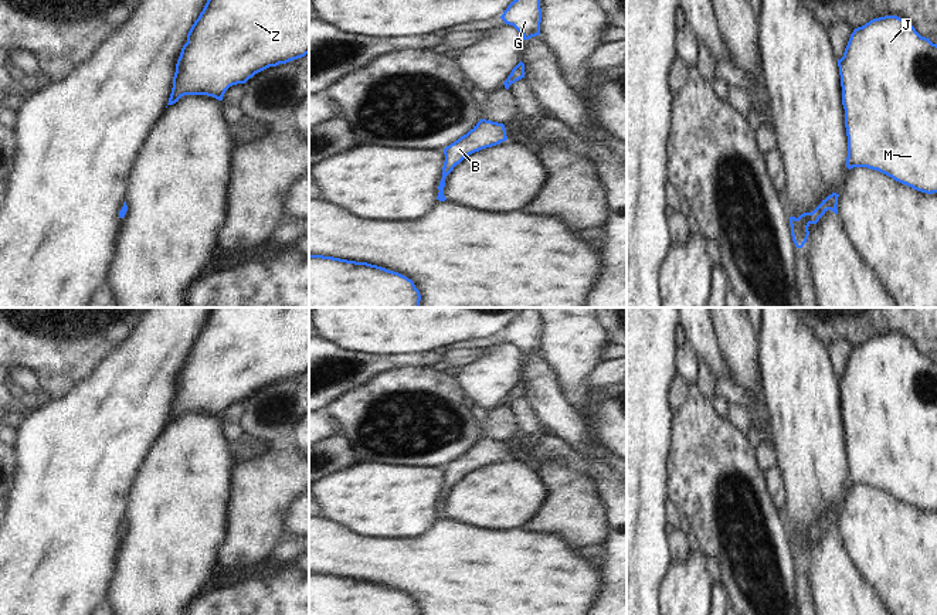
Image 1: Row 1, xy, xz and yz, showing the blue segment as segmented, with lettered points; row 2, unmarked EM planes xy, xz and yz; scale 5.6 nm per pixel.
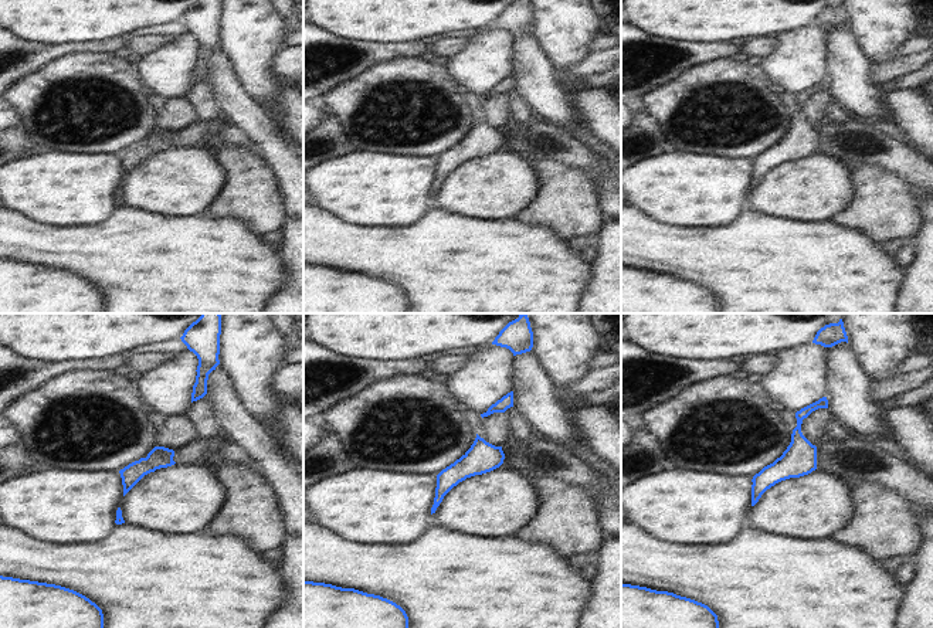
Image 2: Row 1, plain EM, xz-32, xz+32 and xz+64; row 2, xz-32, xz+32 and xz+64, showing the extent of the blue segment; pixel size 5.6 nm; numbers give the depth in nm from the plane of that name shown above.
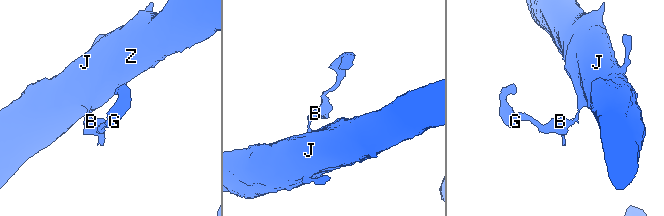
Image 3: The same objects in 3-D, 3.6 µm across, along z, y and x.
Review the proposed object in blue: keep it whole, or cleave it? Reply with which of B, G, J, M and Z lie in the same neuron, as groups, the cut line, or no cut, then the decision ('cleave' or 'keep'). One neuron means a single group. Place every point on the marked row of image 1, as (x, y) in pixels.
groups B G J M Z; cut none; keep

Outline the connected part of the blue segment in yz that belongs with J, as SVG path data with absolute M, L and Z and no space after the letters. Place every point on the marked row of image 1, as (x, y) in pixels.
M885 16L873 18L862 27L858 27L851 34L843 57L838 60L842 105L845 109L845 128L848 136L848 157L846 167L868 167L877 170L893 180L906 184L917 191L933 194L937 193L937 44L930 38L921 37L916 28L897 16Z

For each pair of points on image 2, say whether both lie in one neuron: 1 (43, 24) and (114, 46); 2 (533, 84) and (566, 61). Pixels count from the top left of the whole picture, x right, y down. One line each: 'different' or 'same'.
1: different
2: different

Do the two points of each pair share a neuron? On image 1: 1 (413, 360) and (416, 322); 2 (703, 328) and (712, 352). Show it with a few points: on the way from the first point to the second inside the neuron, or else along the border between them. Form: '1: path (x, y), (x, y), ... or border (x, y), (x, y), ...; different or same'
1: border (444, 347), (380, 354); different
2: path (703, 333), (706, 346); same

